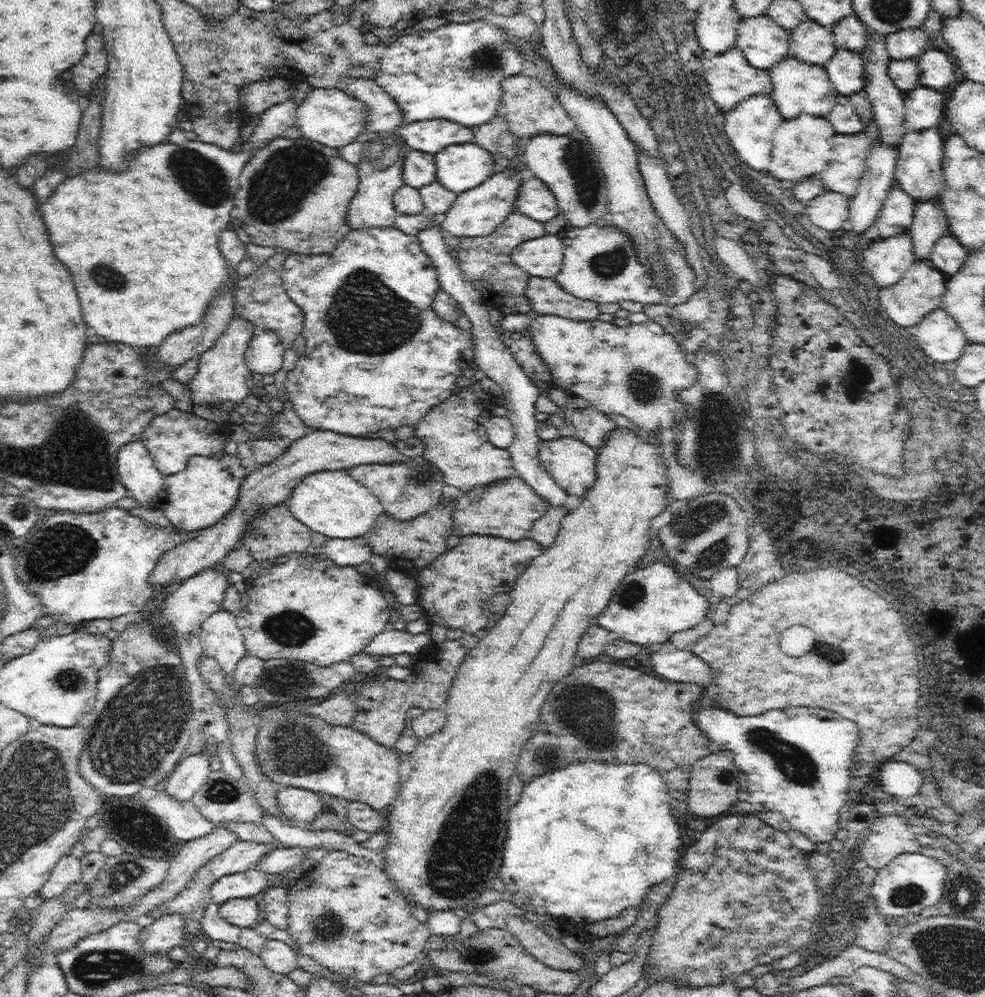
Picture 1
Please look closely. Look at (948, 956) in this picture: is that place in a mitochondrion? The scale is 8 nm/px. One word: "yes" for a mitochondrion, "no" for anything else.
yes

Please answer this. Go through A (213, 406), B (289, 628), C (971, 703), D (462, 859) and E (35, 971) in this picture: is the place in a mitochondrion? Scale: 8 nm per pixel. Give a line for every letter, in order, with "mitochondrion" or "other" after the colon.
A: other
B: mitochondrion
C: other
D: mitochondrion
E: other

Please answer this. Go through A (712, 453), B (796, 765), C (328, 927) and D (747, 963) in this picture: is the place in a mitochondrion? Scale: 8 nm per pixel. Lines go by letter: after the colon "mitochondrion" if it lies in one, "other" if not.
A: mitochondrion
B: mitochondrion
C: mitochondrion
D: other

